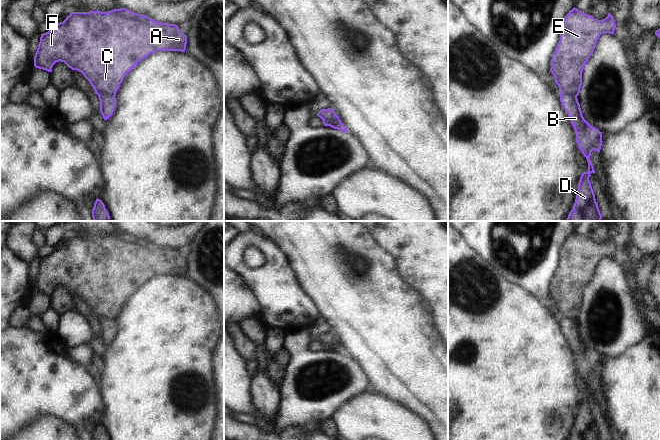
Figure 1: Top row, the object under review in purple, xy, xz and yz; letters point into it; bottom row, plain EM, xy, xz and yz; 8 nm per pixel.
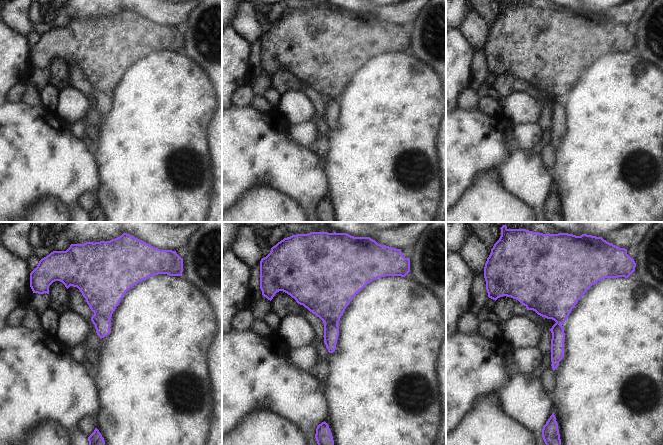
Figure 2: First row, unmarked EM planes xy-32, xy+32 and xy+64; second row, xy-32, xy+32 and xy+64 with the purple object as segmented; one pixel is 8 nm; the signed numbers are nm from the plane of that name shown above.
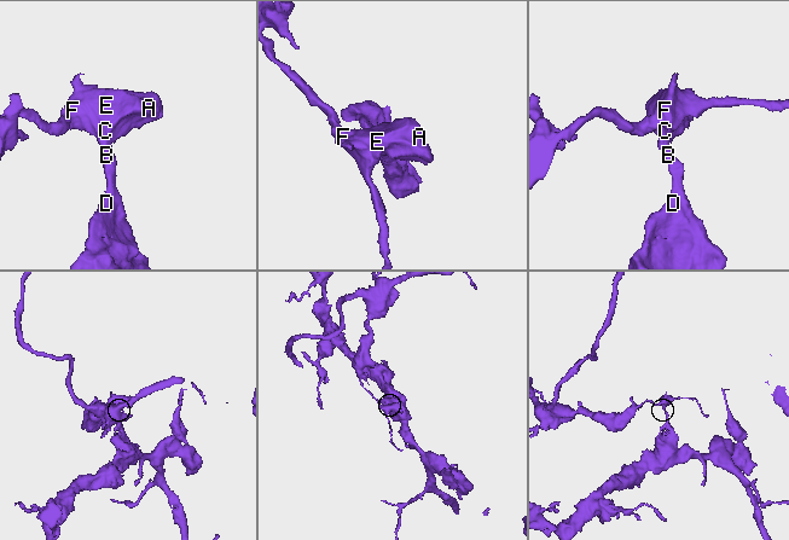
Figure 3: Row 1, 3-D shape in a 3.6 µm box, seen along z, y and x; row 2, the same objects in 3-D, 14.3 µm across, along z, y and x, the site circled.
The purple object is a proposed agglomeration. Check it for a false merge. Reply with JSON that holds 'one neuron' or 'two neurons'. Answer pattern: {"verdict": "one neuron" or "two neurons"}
{"verdict": "two neurons"}

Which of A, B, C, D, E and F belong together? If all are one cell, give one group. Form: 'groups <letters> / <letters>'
groups A C E F / B D

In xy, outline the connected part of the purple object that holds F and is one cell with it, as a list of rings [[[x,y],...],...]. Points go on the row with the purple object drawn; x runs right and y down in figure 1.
[[[126,8],[108,12],[71,12],[63,22],[41,34],[34,56],[34,66],[52,72],[56,62],[64,62],[81,72],[97,92],[113,97],[125,75],[142,59],[156,51],[185,52],[187,36],[178,25],[159,23]]]

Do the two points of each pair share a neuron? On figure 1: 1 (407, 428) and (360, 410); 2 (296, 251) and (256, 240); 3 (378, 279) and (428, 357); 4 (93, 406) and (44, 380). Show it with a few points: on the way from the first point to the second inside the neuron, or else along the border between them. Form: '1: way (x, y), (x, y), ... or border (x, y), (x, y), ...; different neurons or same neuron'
1: way (395, 423), (372, 415); same neuron
2: border (262, 235), (268, 238), (285, 256), (288, 265); different neurons
3: way (378, 298), (378, 307), (409, 338); same neuron
4: way (81, 399), (56, 386); same neuron

